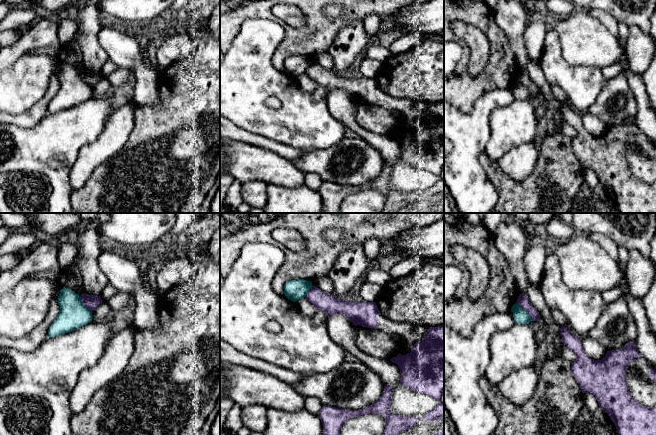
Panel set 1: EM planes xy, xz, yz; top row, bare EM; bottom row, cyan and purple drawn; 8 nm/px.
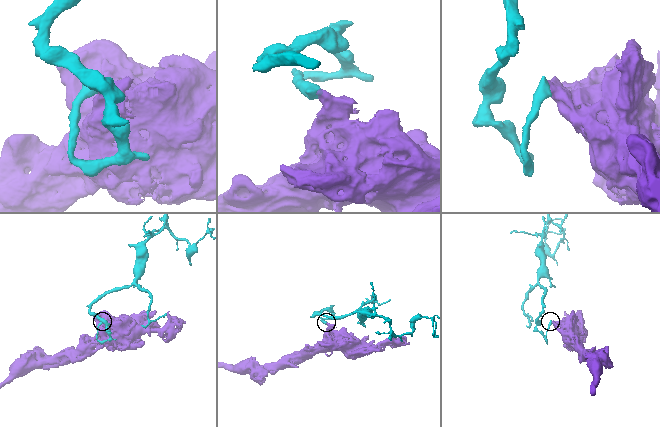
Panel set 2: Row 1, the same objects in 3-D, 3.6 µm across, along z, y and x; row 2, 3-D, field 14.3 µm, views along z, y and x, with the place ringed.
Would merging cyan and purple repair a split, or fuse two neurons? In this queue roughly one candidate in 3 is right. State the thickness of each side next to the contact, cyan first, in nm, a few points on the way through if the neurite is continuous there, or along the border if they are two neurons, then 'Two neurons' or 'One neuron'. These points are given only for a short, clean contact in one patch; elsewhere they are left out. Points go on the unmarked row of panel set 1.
Thickness 110 nm (cyan) against 90 nm. Boundary: yz (516, 78), (533, 96). Two neurons

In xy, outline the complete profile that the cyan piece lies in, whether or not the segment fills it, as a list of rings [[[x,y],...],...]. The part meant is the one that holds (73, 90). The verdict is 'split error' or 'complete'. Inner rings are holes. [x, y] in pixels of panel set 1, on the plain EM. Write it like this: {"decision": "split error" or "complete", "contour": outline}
{"decision": "complete", "contour": [[[67,63],[58,72],[60,88],[48,106],[48,114],[76,106],[92,98],[92,88],[82,79],[81,74]]]}

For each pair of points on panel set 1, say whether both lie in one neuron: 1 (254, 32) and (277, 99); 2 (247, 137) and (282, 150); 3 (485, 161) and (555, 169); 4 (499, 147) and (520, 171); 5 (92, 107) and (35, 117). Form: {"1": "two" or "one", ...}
{"1": "one", "2": "one", "3": "one", "4": "two", "5": "two"}

